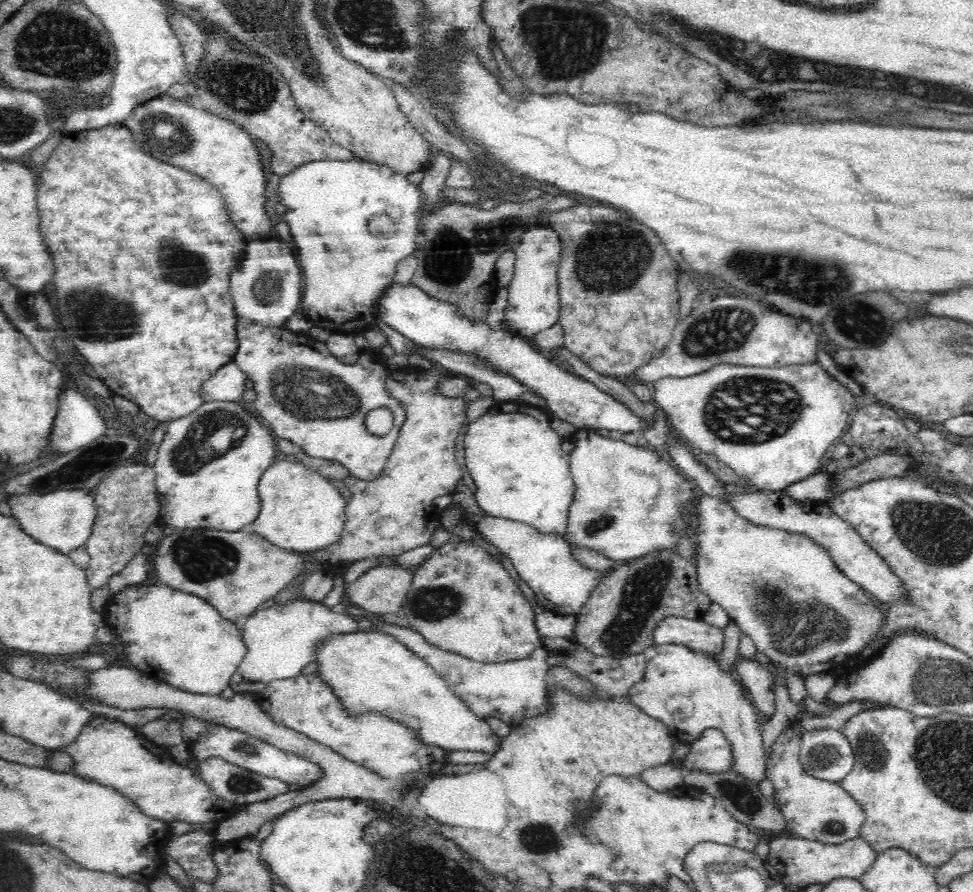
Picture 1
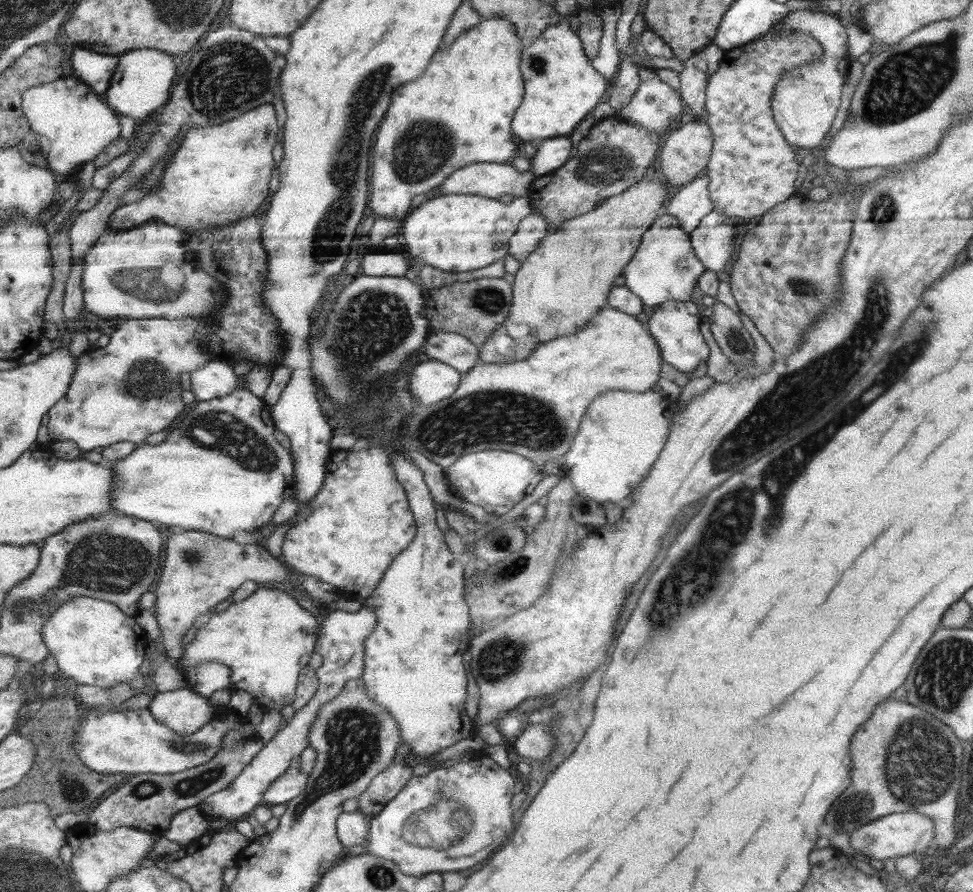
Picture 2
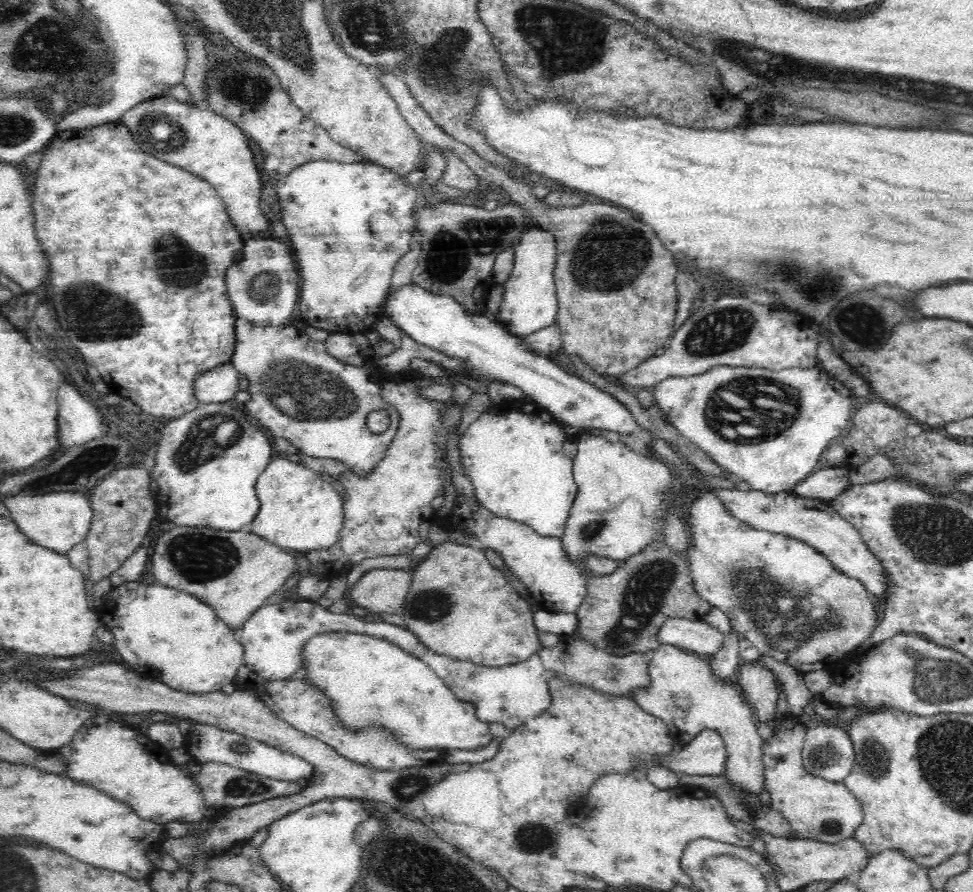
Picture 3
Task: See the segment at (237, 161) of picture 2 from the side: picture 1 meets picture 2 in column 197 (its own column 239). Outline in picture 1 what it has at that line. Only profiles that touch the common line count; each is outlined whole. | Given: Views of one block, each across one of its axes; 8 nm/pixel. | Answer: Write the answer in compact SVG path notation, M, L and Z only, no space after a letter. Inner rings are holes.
M167 93L136 106L131 115L122 123L131 130L134 140L142 152L148 152L150 156L164 161L166 164L183 168L212 183L225 199L231 222L236 225L247 241L268 239L266 234L272 230L272 223L264 210L264 190L266 190L266 179L264 178L266 175L260 162L260 153L252 141L253 138L241 126L202 110L192 99L177 99Z

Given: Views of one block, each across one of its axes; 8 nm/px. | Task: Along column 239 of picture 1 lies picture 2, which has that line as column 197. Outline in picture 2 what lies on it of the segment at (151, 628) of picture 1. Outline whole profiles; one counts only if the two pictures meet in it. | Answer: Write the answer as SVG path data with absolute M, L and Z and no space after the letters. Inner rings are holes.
M259 586L248 598L233 602L222 612L210 612L208 622L204 622L196 630L194 639L184 645L179 668L184 670L204 662L220 662L230 668L230 691L242 690L252 694L254 703L265 711L281 710L293 703L300 671L307 666L315 651L320 621L282 587Z

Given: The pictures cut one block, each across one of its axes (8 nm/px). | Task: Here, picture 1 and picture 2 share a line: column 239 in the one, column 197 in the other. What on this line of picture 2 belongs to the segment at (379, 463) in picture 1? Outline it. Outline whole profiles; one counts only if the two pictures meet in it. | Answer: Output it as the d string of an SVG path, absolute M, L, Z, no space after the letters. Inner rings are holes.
M200 318L126 319L126 322L122 322L120 328L112 334L105 347L90 347L76 357L76 369L72 373L65 396L56 401L48 411L47 427L51 442L72 440L78 444L80 450L94 450L98 446L107 447L122 441L144 444L148 434L171 429L170 424L178 422L184 412L181 400L182 388L178 386L181 374L192 373L200 365L212 360L206 344L202 342L204 336L206 326Z

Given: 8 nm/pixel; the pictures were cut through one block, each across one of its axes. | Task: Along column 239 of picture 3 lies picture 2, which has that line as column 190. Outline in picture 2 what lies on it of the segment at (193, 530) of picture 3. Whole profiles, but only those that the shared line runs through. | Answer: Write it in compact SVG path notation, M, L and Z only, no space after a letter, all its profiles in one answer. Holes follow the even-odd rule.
M180 530L172 531L176 534L170 534L168 540L164 542L166 550L163 550L163 558L161 562L161 570L157 578L158 587L154 590L156 596L156 605L151 613L156 616L158 628L161 632L162 648L167 655L168 661L172 663L172 667L179 667L180 657L182 657L182 636L192 628L196 618L200 614L208 614L212 612L216 604L220 604L226 600L241 584L248 580L257 583L274 582L274 586L283 588L284 584L292 584L298 590L304 590L315 604L330 604L341 598L340 592L332 584L328 584L316 577L310 575L296 576L288 569L288 564L282 560L273 557L264 547L263 543L255 544L238 544L232 539L219 538L208 532L180 532Z

